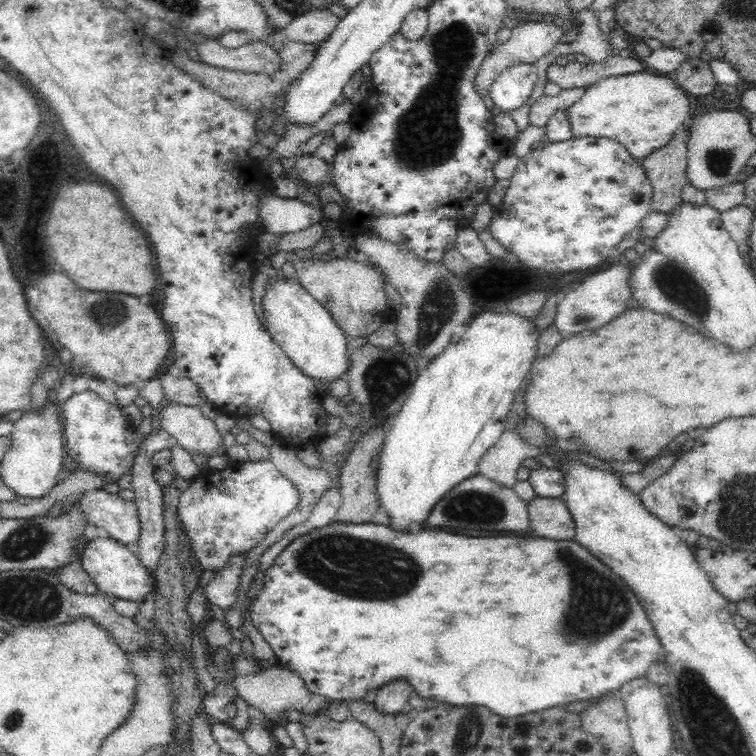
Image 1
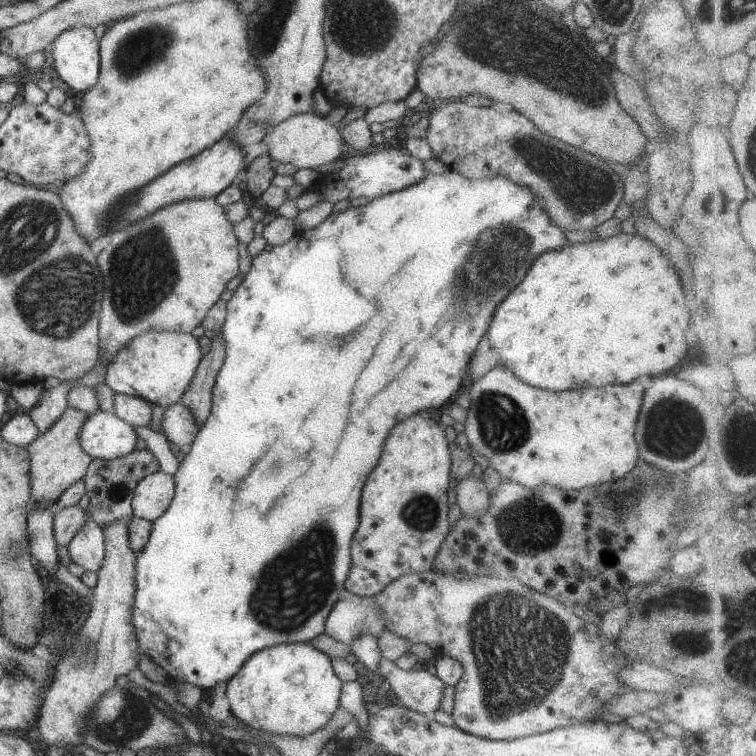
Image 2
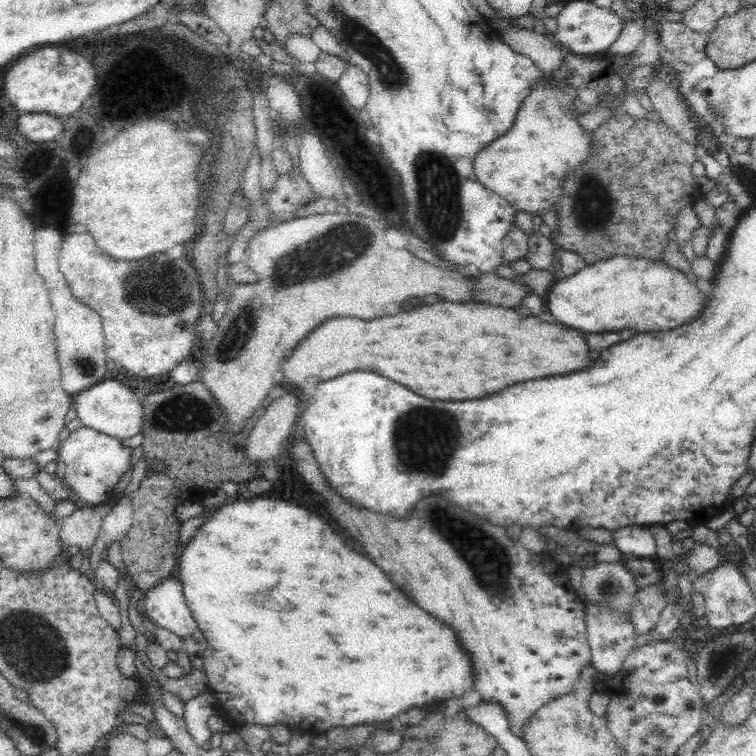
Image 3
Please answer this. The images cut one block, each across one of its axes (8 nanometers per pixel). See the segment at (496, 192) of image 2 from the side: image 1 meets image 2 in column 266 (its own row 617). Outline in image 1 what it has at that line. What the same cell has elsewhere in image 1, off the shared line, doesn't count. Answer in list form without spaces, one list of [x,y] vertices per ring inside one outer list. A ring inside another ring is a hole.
[[[336,521],[297,536],[280,552],[274,564],[266,571],[264,588],[253,600],[250,613],[252,624],[270,644],[277,660],[300,676],[307,690],[316,696],[323,696],[330,703],[340,700],[362,700],[370,690],[376,690],[392,680],[408,680],[414,692],[422,698],[445,702],[450,706],[484,706],[504,718],[516,718],[547,708],[562,707],[575,700],[599,698],[608,692],[616,693],[624,683],[647,674],[650,665],[656,662],[661,647],[643,606],[624,580],[612,573],[610,568],[575,540],[560,541],[540,537],[536,537],[536,540],[482,540],[438,530],[396,531],[388,525],[376,524],[373,521]]]

